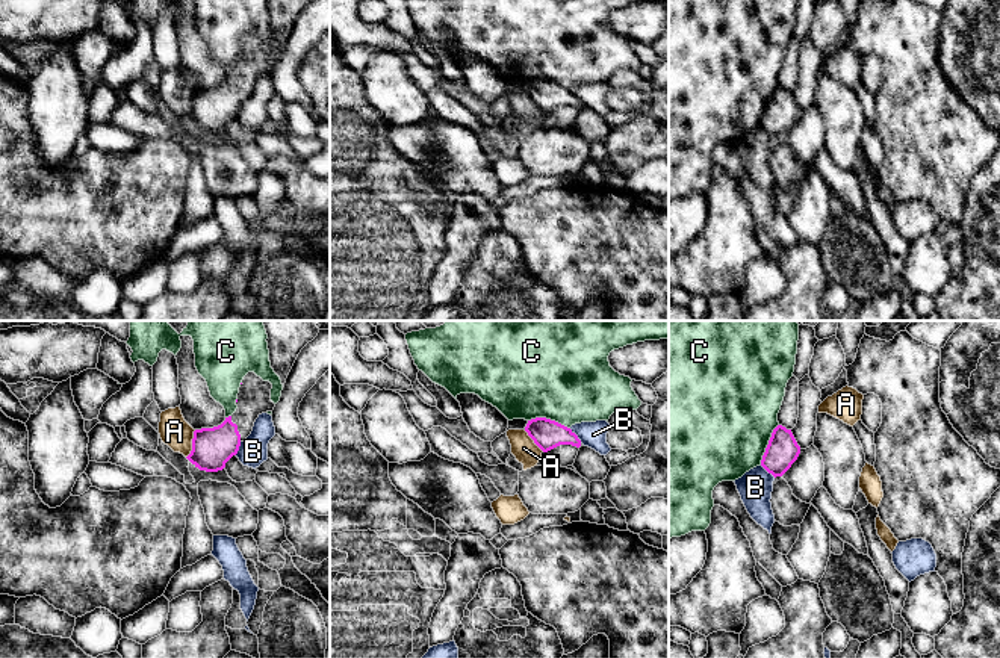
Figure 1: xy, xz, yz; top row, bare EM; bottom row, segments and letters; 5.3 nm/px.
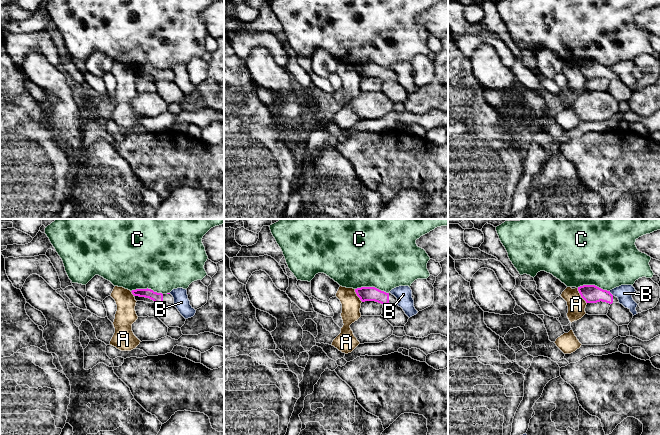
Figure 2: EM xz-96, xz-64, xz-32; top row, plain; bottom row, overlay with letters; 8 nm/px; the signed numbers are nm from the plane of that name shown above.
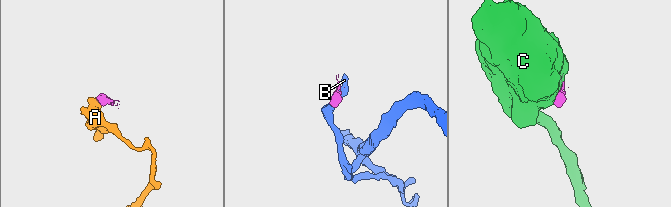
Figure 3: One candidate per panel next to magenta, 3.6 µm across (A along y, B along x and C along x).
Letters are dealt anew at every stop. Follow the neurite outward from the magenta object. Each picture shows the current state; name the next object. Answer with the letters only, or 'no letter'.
no letter

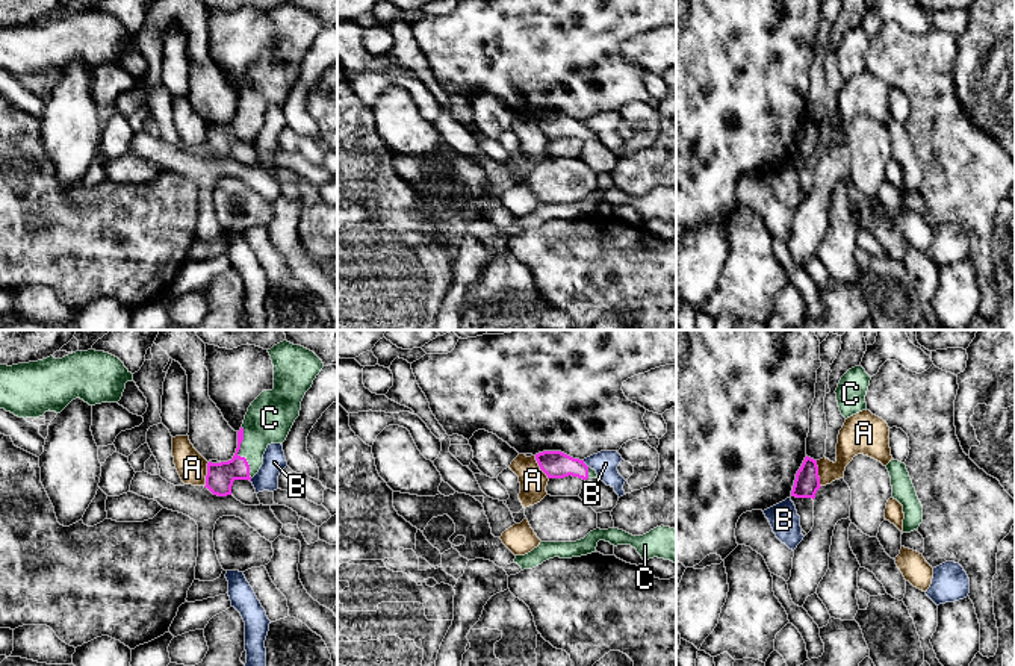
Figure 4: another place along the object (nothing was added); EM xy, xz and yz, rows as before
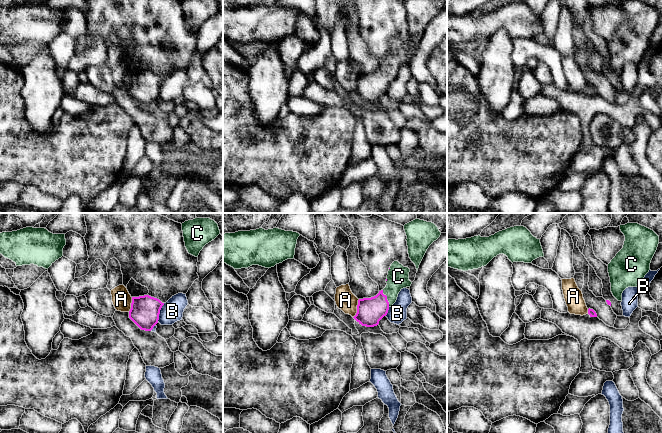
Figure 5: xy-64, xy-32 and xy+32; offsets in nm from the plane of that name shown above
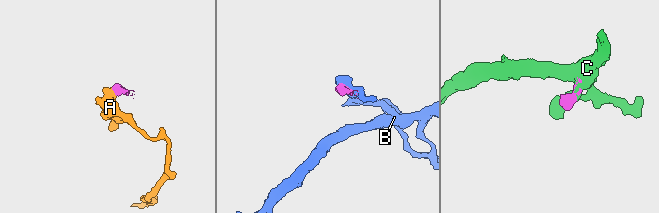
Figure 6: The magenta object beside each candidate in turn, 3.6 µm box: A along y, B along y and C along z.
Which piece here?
C

